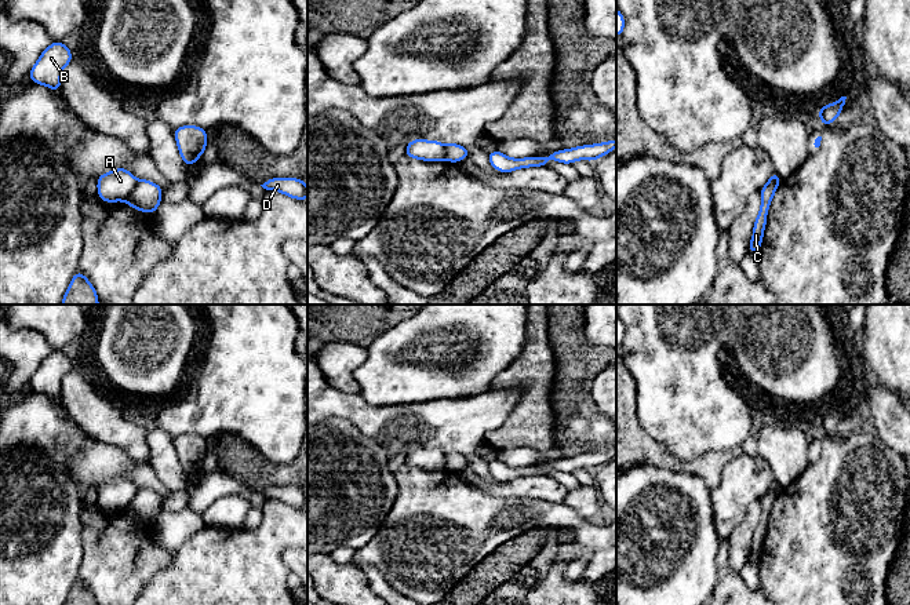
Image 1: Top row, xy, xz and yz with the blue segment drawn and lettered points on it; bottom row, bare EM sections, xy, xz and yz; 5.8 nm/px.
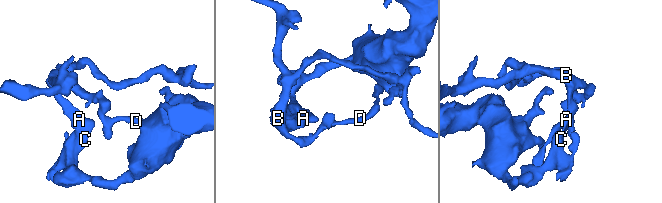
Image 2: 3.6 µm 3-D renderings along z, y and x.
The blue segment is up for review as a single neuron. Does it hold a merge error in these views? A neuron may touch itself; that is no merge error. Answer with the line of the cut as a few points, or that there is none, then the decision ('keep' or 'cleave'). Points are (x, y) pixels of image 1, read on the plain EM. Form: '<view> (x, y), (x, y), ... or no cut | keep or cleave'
xy (138, 489), (126, 509) | cleave

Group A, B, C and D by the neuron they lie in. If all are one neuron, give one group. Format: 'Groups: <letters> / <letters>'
Groups: A B D / C

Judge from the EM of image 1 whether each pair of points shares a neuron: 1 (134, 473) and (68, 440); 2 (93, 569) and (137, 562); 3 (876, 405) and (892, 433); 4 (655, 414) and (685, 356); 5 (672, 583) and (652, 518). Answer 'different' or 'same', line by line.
1: same
2: same
3: same
4: same
5: same

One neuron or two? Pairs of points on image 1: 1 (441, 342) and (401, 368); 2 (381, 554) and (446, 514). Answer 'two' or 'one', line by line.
1: one
2: one

